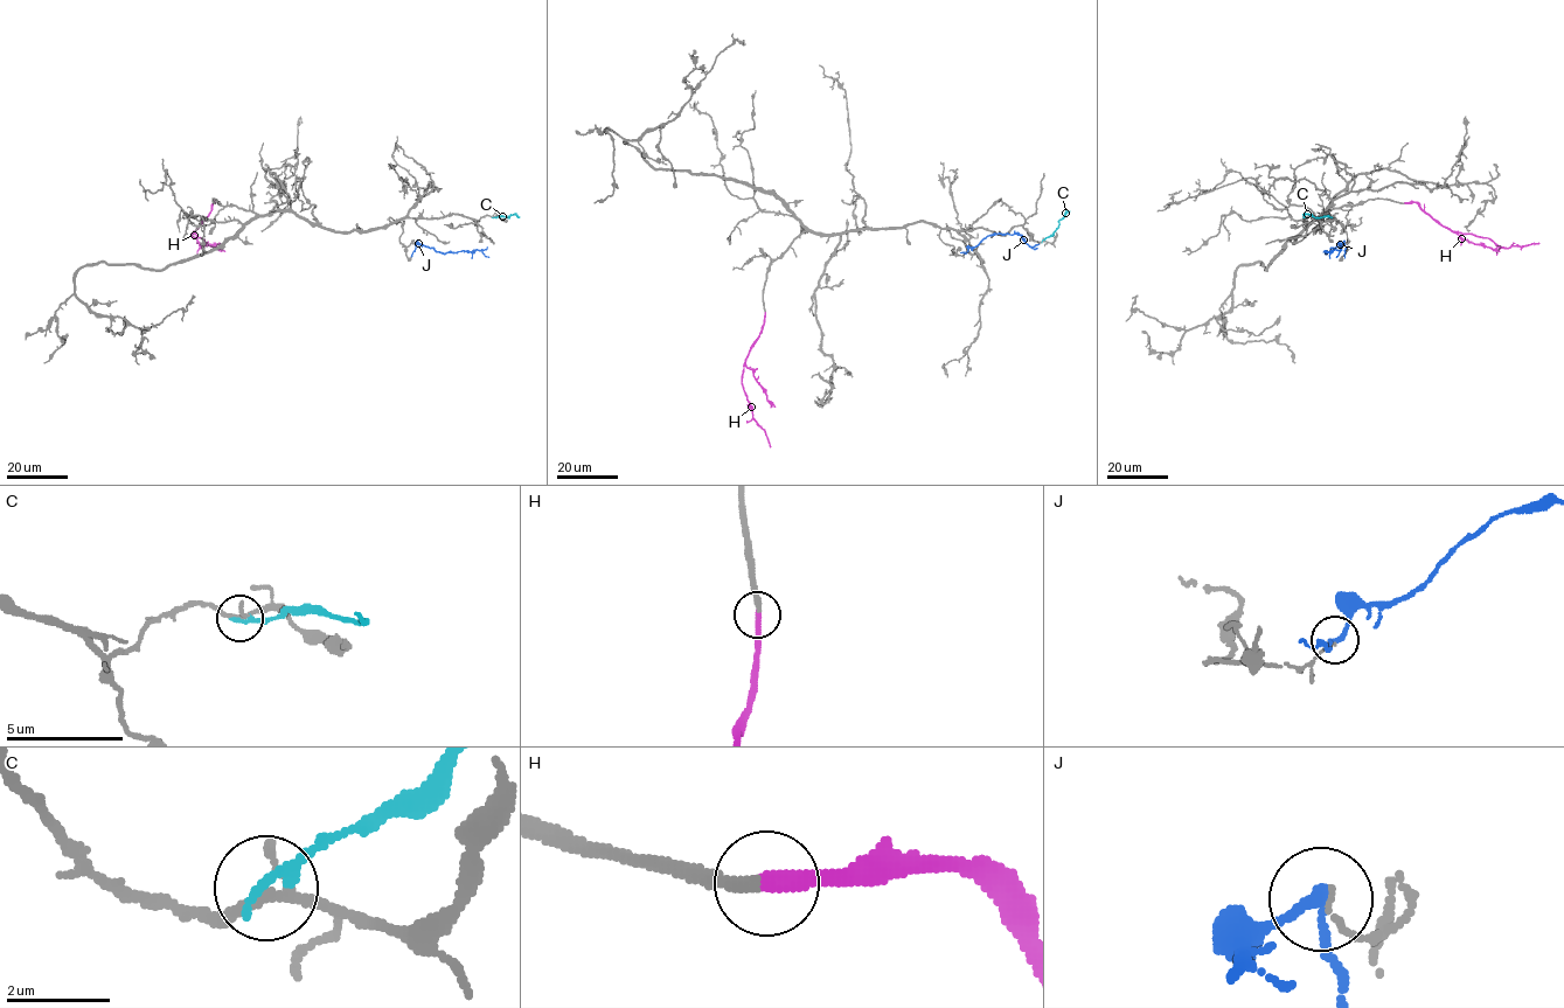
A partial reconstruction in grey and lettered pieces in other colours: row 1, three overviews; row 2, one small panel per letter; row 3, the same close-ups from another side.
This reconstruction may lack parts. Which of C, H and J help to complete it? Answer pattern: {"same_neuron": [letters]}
{"same_neuron": ["H"]}

